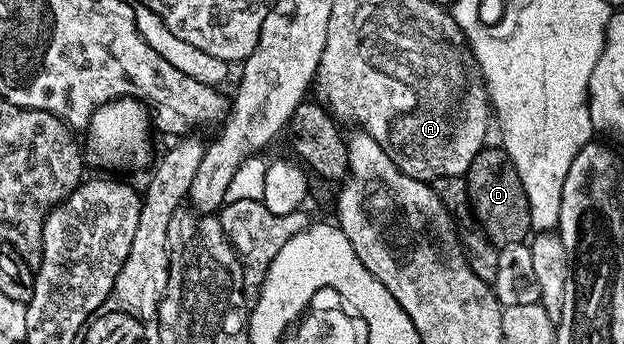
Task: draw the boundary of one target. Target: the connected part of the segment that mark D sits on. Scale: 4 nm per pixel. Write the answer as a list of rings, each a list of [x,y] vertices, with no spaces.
[[[486,146],[481,150],[474,158],[474,162],[470,162],[466,179],[472,211],[477,224],[483,228],[484,233],[497,246],[525,243],[533,231],[530,222],[530,202],[526,198],[522,178],[518,174],[518,170],[514,170],[503,147]]]

